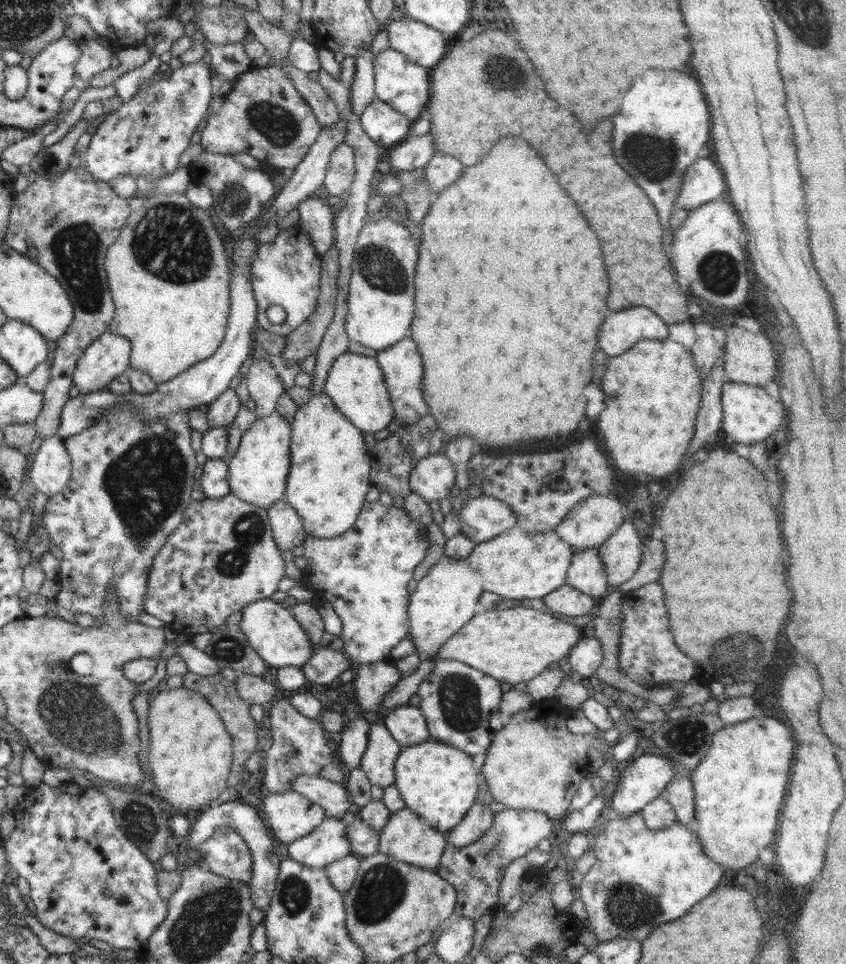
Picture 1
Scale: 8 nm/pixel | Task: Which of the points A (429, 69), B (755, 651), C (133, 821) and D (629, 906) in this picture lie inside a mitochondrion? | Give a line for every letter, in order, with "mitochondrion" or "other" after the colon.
A: other
B: mitochondrion
C: mitochondrion
D: mitochondrion

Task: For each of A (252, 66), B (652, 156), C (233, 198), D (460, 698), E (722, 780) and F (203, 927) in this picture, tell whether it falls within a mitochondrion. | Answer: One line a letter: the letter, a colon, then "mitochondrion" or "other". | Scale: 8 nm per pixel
A: other
B: mitochondrion
C: mitochondrion
D: mitochondrion
E: other
F: mitochondrion

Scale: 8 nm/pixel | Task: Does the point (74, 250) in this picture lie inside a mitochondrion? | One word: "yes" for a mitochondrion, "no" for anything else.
yes

